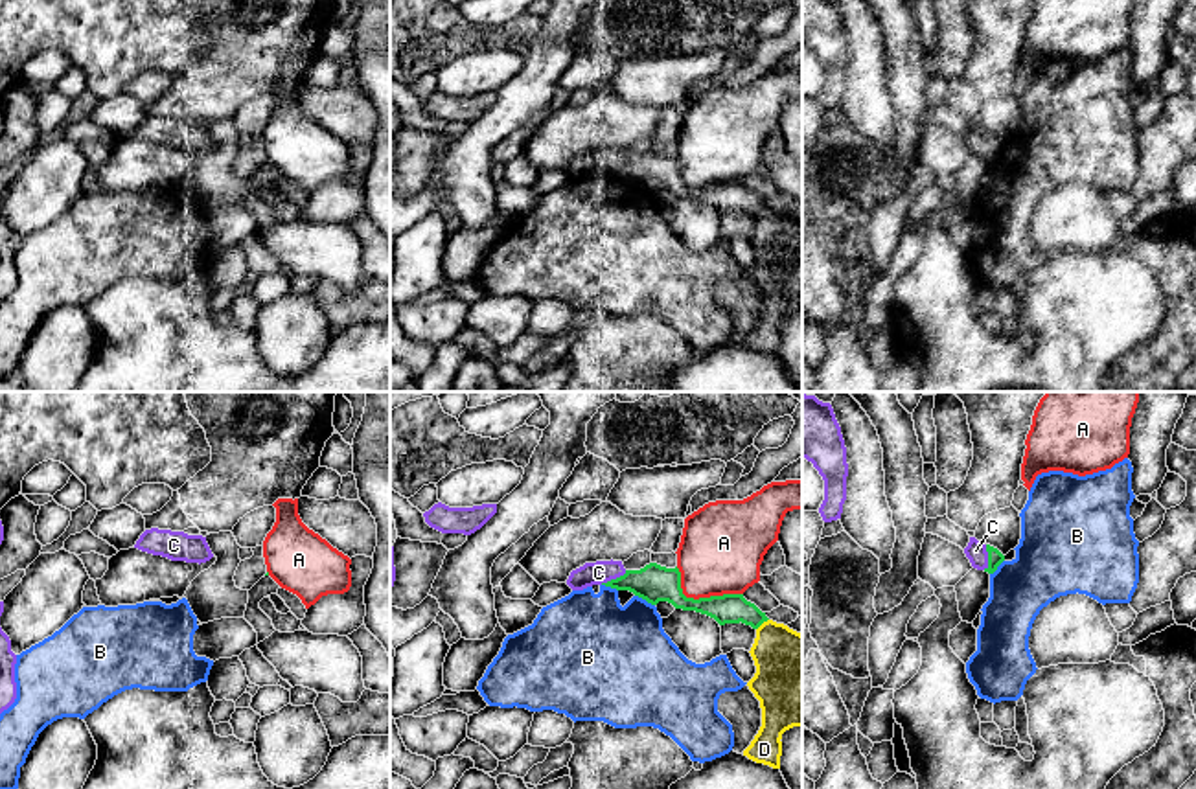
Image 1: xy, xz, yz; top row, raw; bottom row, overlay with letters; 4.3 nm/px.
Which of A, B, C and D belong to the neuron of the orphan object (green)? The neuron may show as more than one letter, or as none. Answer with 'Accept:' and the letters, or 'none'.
Accept: C, D

